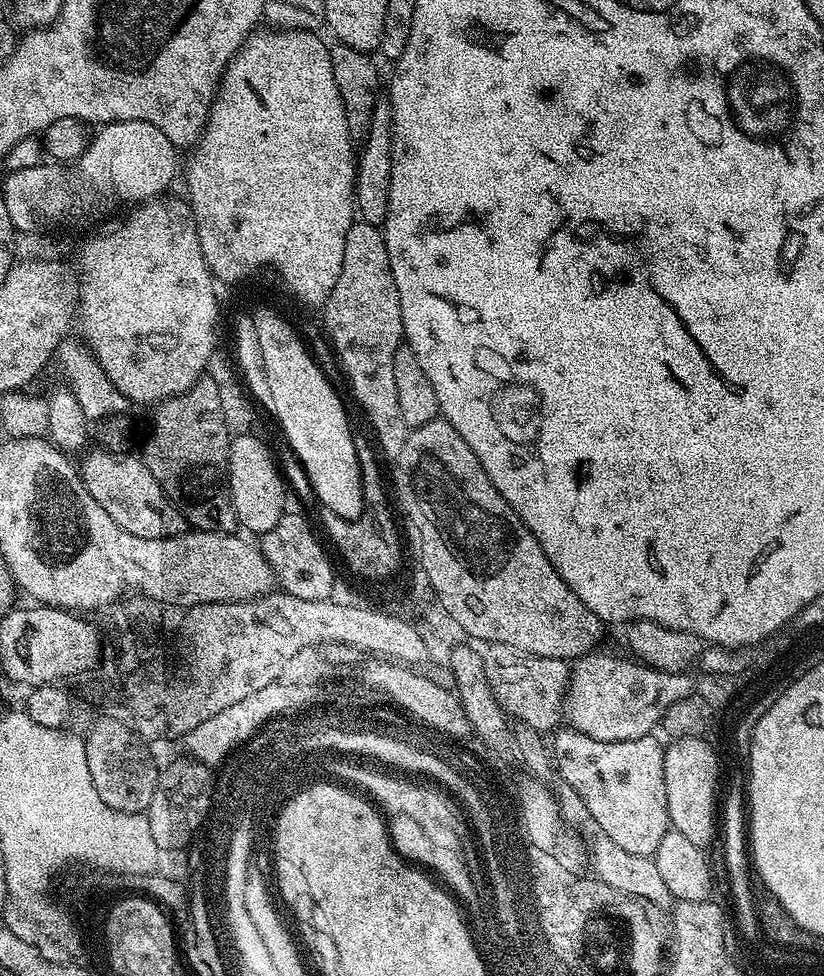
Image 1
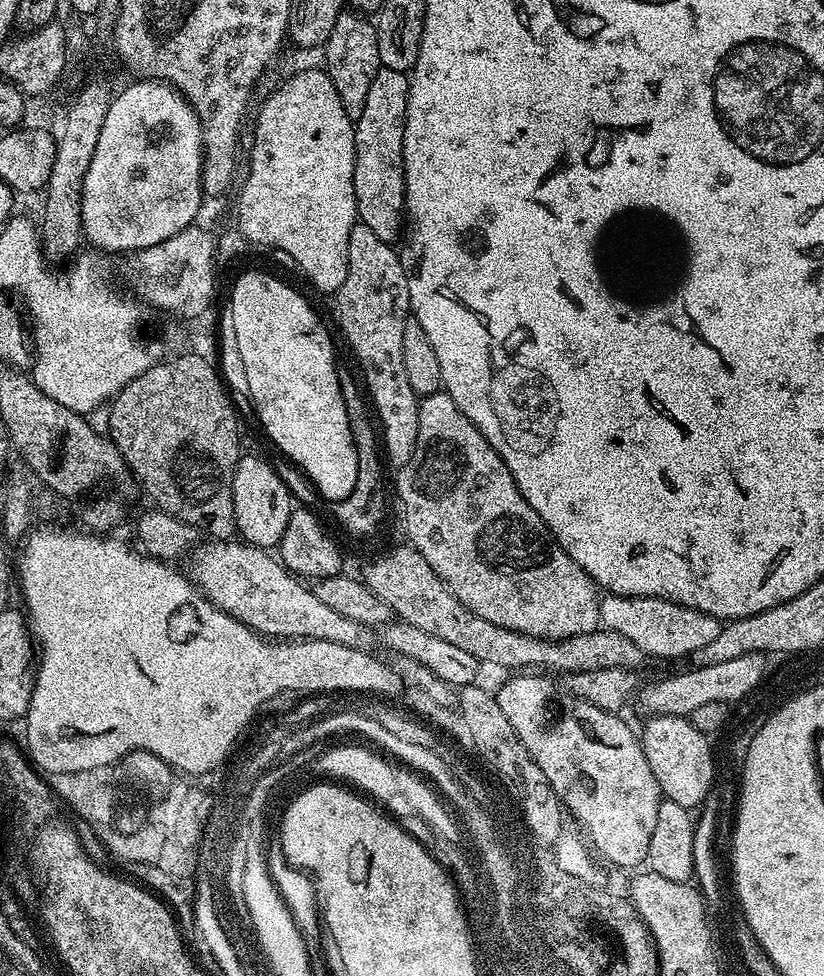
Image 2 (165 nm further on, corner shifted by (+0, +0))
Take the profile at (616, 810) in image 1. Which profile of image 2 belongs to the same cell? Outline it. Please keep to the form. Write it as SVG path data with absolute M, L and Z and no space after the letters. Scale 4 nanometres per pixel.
M512 674L504 684L495 689L494 695L498 706L502 706L502 714L506 714L506 718L510 718L510 726L514 726L514 730L518 734L518 738L522 742L522 746L526 746L526 750L534 758L534 762L538 762L540 767L540 776L542 780L550 782L553 794L559 798L561 805L567 811L572 811L572 816L578 823L584 827L583 835L586 837L587 843L593 849L595 847L606 859L612 864L617 864L620 868L632 868L636 870L647 861L648 851L650 850L650 834L654 834L654 826L658 826L658 806L662 799L662 793L658 782L654 778L654 774L650 770L650 762L646 762L646 754L644 753L643 743L623 724L619 719L619 715L611 712L604 712L598 706L593 704L585 704L583 702L573 703L573 708L569 710L565 716L560 716L552 724L552 700L548 697L548 688L540 680L535 680L532 674Z

